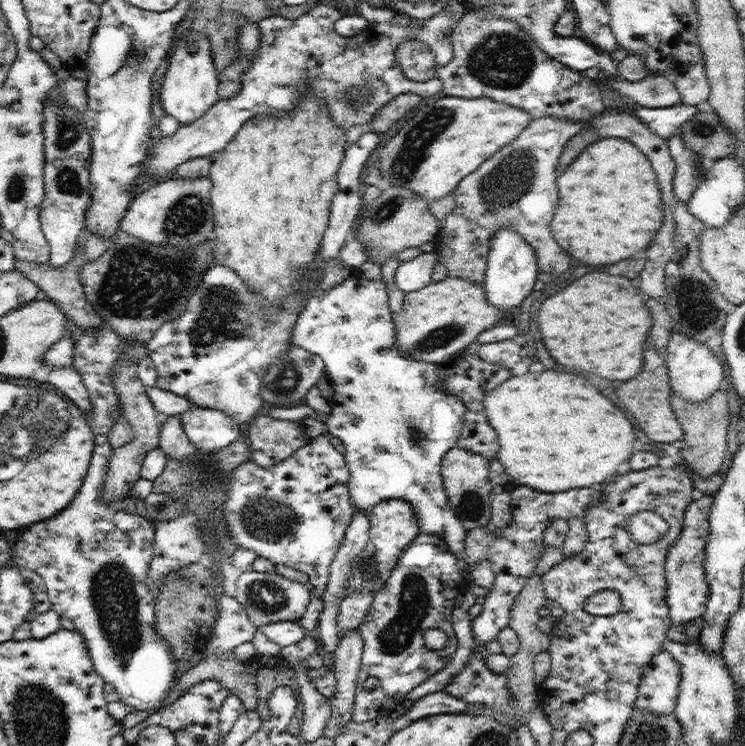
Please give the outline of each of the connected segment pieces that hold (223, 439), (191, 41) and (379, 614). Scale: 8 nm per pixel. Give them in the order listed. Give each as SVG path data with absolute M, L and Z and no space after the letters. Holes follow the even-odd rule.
M192 406L180 415L180 421L200 453L223 449L243 438L243 429L238 422L222 410Z
M189 31L179 42L176 50L169 57L170 64L166 70L160 91L160 100L166 114L170 114L180 124L192 124L218 102L218 72L212 62L209 50L210 42L204 34ZM195 46L196 50L190 50Z
M418 534L402 552L398 564L392 570L388 581L381 589L374 592L374 600L368 609L368 614L358 626L363 640L363 653L361 656L361 667L356 677L356 697L354 697L354 709L352 709L352 721L373 722L379 717L388 716L397 704L406 700L406 694L420 686L424 680L434 676L440 669L448 664L454 651L458 648L457 636L452 626L452 614L455 597L458 590L464 591L468 588L466 579L462 577L461 561L448 549L444 541L434 535ZM428 628L440 628L448 636L442 649L430 649L424 643L424 631ZM368 676L375 676L379 682L378 686L371 691L366 690L364 683Z

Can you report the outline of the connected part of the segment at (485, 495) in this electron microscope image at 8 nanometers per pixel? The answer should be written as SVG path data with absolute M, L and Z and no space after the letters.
M458 445L448 450L442 459L441 475L446 495L448 495L452 510L467 531L486 526L491 522L490 492L492 492L492 485L488 477L490 474L488 468L490 468L488 458L480 453L468 451L464 447L458 447Z

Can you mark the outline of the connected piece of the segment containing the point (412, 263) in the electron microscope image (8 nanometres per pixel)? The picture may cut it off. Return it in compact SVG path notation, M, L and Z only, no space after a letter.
M434 252L423 253L414 260L400 262L395 273L395 284L404 294L429 286L437 257Z

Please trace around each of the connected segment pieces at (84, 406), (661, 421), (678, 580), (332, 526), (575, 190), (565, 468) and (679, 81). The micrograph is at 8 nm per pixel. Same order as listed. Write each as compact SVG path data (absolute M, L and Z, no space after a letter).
M73 366L48 368L48 383L52 384L60 394L64 394L69 402L84 411L84 414L92 413L92 401L81 382L80 373Z
M648 350L644 354L644 360L646 362L644 362L642 372L636 378L628 380L624 386L620 386L616 390L616 394L620 396L620 402L630 410L630 414L636 418L638 426L652 438L652 441L680 444L683 440L682 425L678 422L670 406L669 397L673 391L666 362L660 358L660 354L656 350Z
M700 496L694 499L684 514L683 530L672 548L668 550L665 562L666 602L668 603L671 625L679 628L681 624L701 617L707 609L709 597L708 581L706 581L706 542L709 538L709 514L714 504L714 497Z
M326 434L308 438L306 446L272 468L262 468L250 459L234 468L230 490L226 492L224 519L229 525L230 537L237 546L252 549L258 556L266 557L274 564L284 563L305 572L313 586L310 592L322 598L329 581L330 563L342 546L344 534L355 512L350 502L348 479L350 470L345 458L334 448L330 436Z
M610 137L590 144L558 178L558 192L560 202L552 218L552 234L566 252L590 266L614 264L630 258L638 250L648 248L662 226L662 198L656 174L650 160L626 139Z
M546 370L542 374L528 372L526 376L512 375L508 382L488 392L483 401L486 417L498 432L498 460L516 484L528 484L556 496L572 488L602 484L602 480L612 476L622 462L630 460L632 444L636 440L634 426L624 412L584 376L556 370Z
M704 60L694 66L688 66L683 72L679 72L674 83L682 103L688 104L688 106L705 106L709 99L710 82L706 76Z

